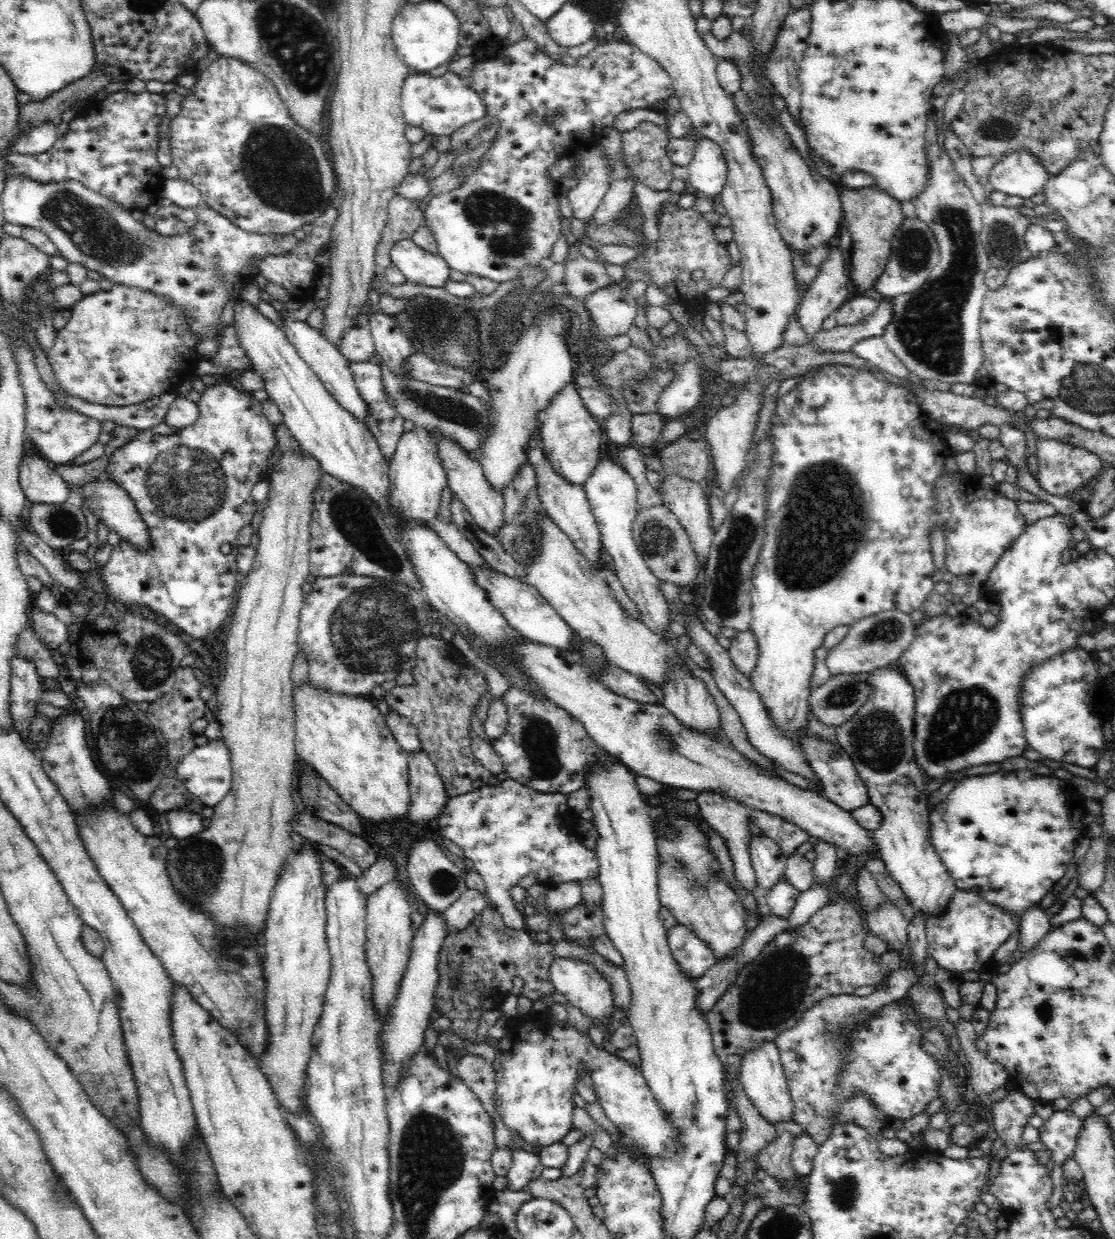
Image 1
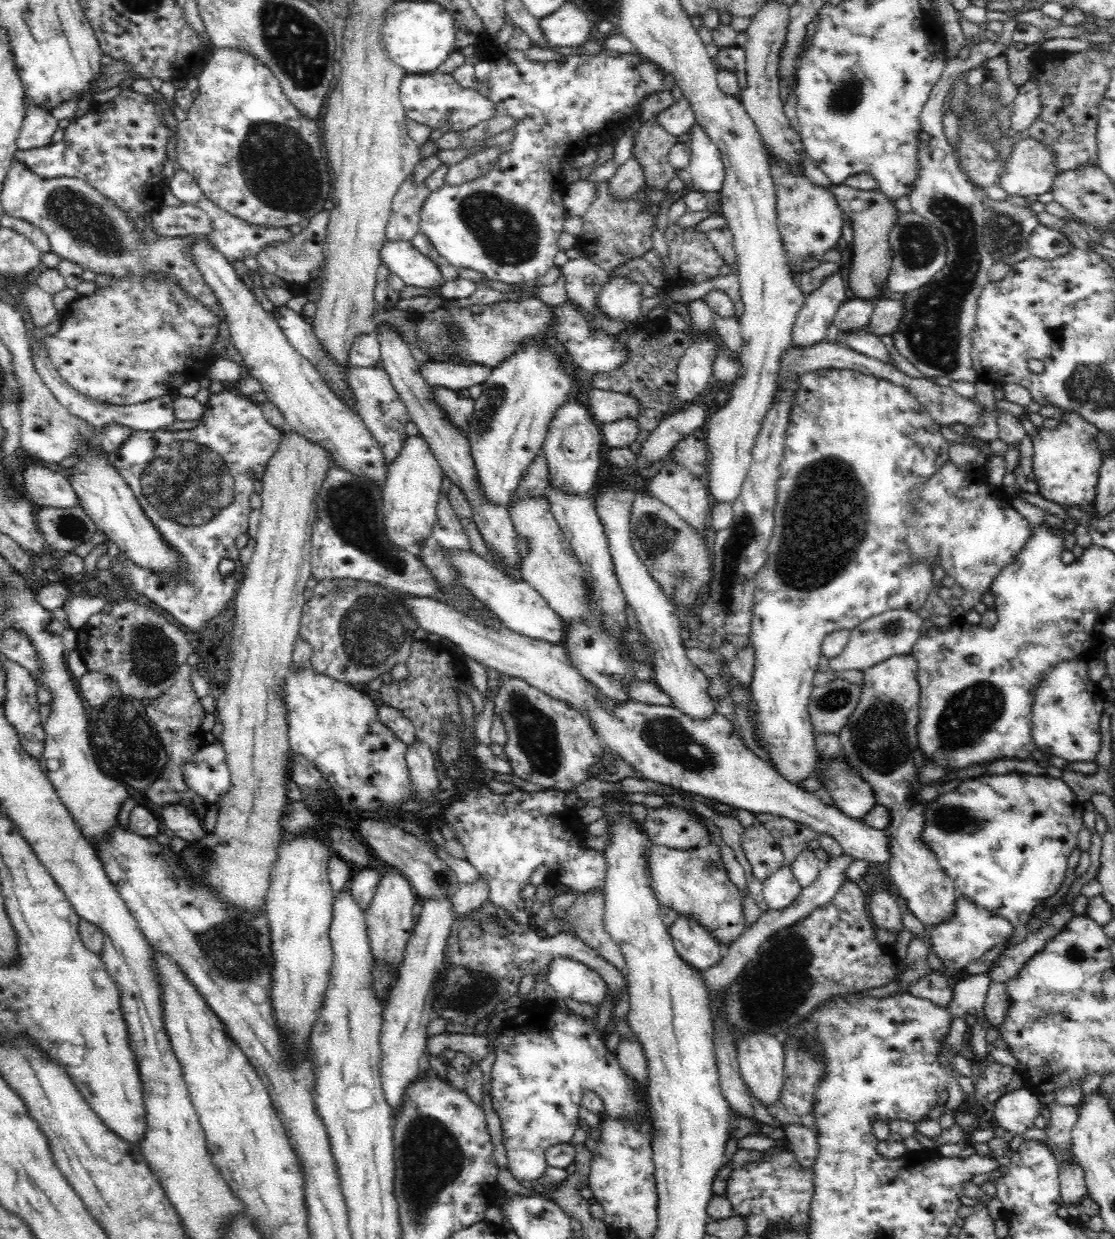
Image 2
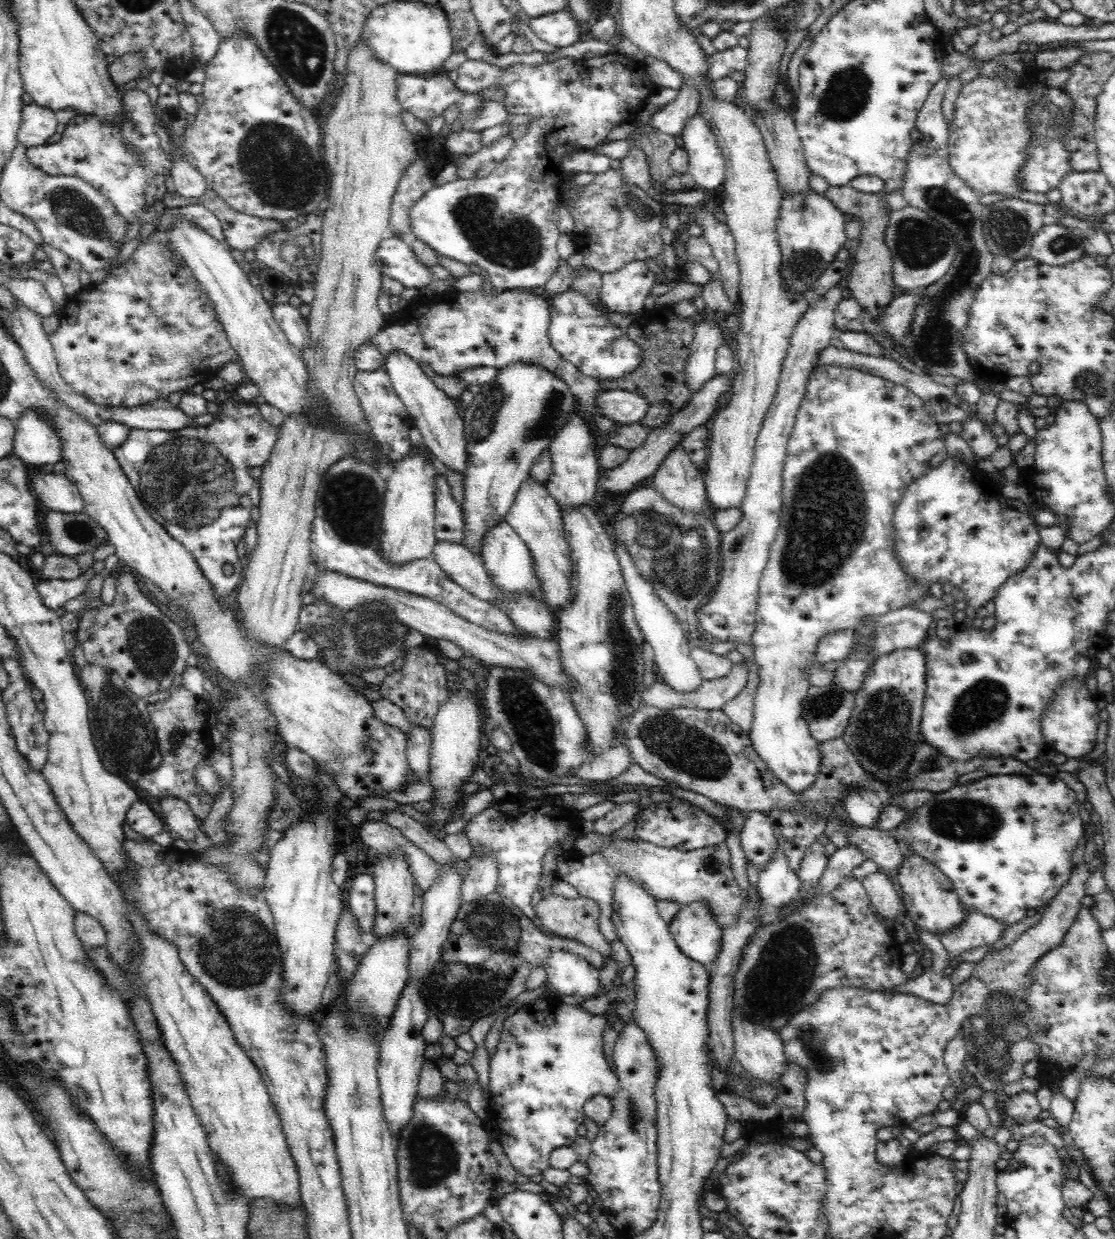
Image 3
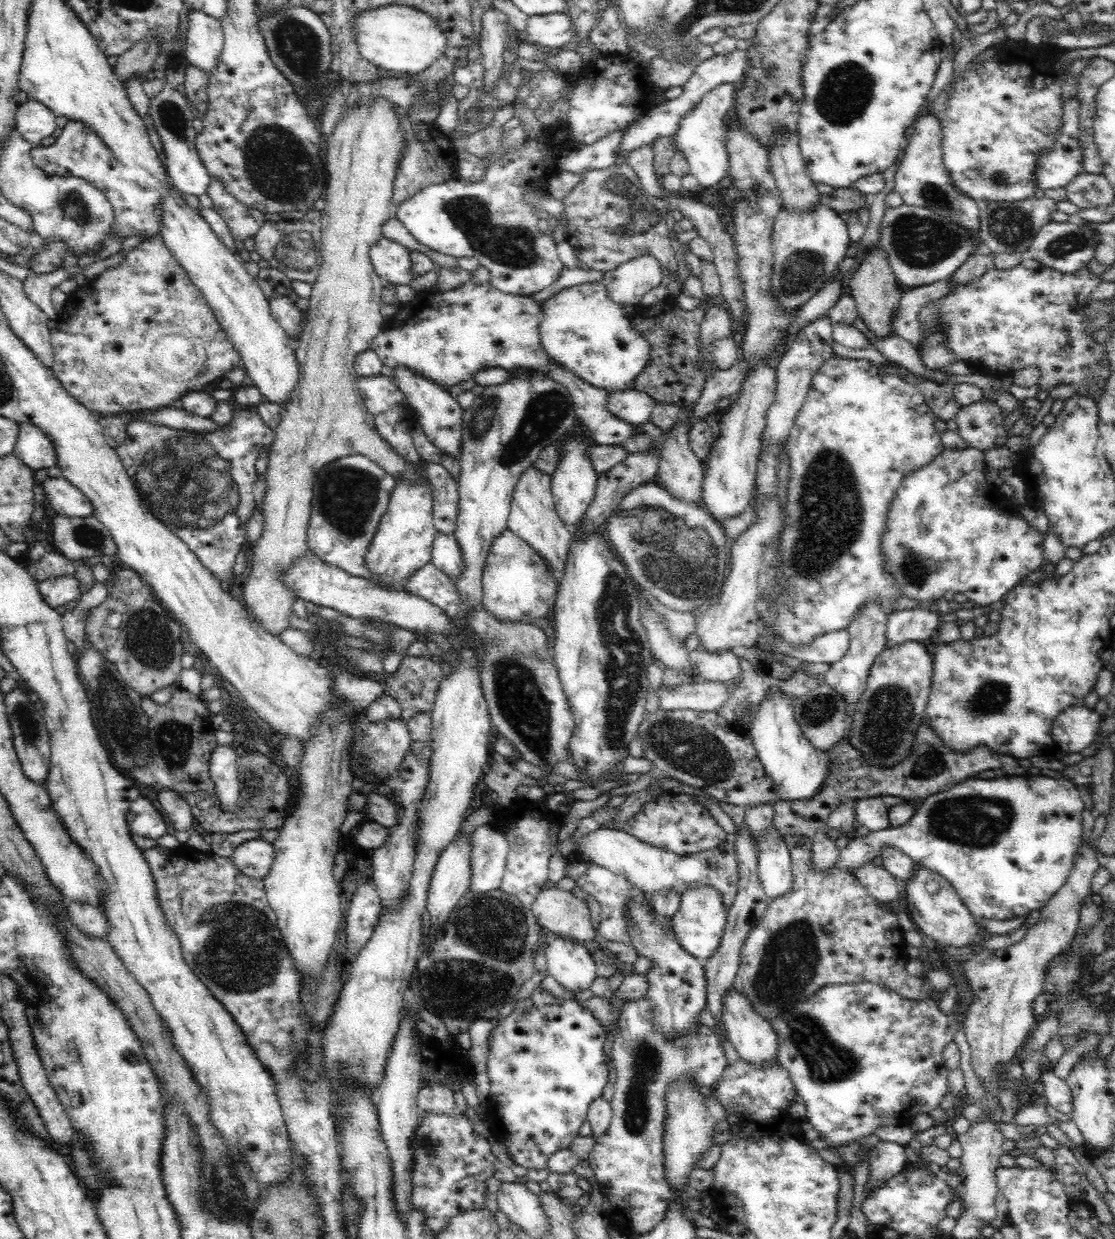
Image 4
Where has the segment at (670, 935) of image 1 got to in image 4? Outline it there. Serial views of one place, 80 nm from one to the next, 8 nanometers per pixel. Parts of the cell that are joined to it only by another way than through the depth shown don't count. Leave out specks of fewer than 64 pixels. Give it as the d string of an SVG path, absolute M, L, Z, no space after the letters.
M696 887L681 894L681 905L670 920L673 935L688 954L701 961L711 958L720 944L726 924L726 909L722 905L720 893L712 887Z

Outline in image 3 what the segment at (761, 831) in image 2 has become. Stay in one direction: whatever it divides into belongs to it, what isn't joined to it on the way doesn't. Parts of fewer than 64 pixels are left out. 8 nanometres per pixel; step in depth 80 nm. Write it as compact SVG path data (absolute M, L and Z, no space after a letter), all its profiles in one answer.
M749 811L740 832L740 845L746 862L751 863L758 872L763 871L764 865L780 851L768 815Z

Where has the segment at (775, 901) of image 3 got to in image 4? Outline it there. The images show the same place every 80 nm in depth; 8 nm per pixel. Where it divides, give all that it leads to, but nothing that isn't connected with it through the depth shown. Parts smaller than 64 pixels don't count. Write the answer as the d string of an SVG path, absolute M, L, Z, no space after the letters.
M772 826L761 836L757 848L758 879L767 900L788 894L794 879L790 853L786 843L782 842L782 836Z

